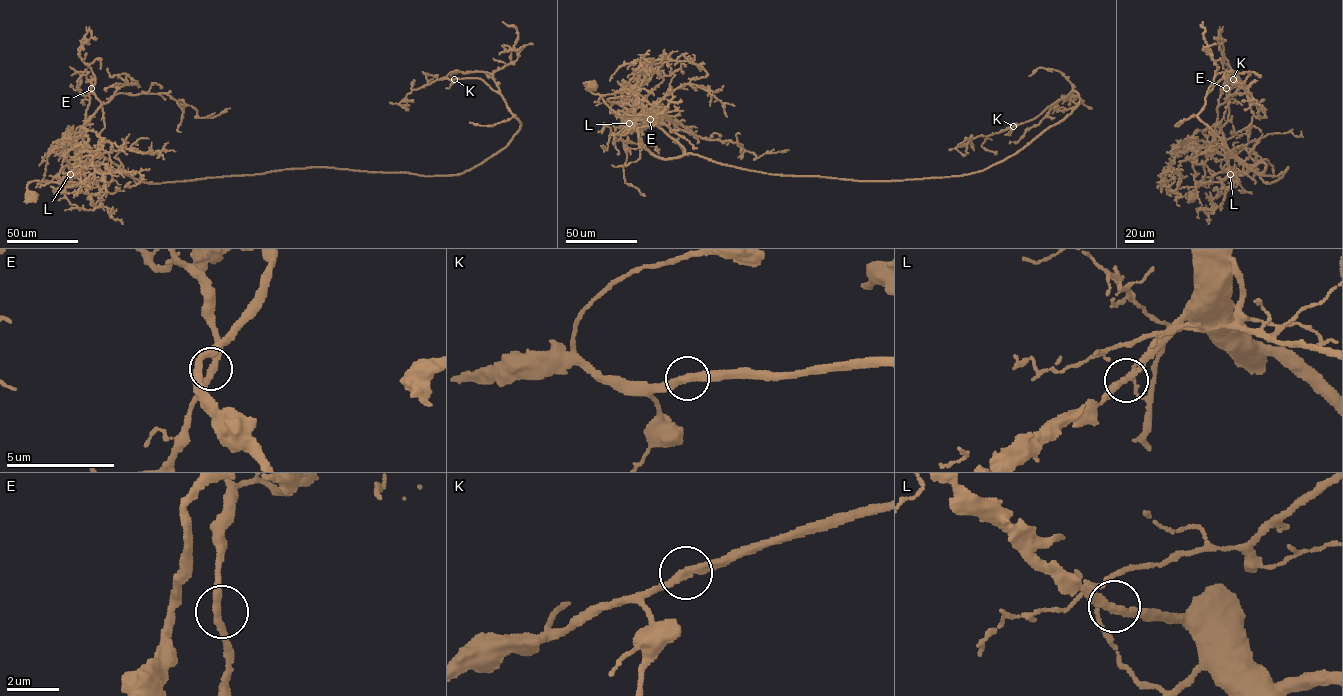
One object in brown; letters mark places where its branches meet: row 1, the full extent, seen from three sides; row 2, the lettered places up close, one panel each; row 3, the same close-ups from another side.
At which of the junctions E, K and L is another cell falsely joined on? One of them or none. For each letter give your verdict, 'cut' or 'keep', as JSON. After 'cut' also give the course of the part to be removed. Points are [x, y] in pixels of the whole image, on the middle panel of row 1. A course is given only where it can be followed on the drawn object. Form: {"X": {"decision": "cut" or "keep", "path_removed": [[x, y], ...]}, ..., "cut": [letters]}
{"E": {"decision": "keep"}, "K": {"decision": "keep"}, "L": {"decision": "keep"}, "cut": []}

